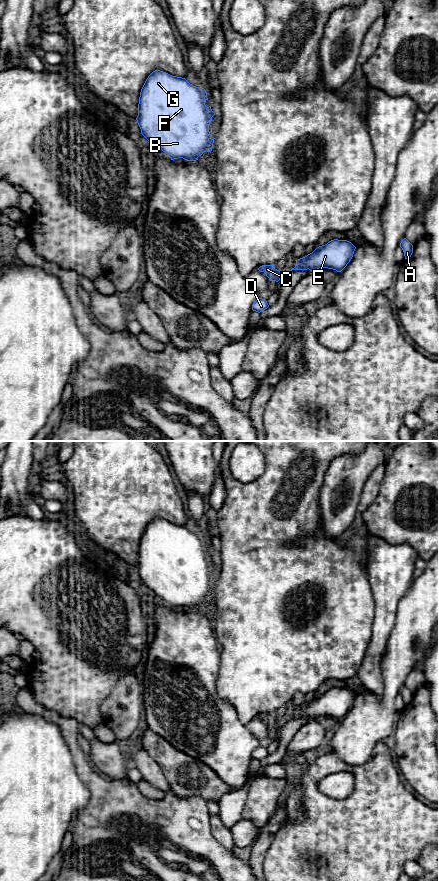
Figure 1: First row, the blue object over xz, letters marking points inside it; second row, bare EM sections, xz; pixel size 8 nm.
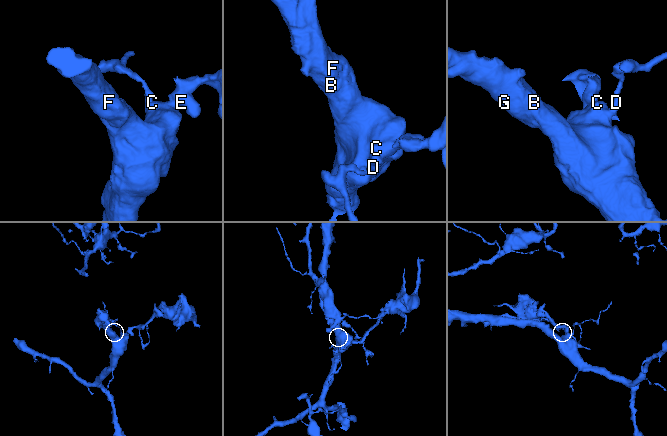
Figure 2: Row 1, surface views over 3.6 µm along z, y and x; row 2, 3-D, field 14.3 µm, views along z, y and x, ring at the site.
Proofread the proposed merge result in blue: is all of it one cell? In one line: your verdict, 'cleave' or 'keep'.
keep

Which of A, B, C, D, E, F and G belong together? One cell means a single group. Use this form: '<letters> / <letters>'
A B C D E F G

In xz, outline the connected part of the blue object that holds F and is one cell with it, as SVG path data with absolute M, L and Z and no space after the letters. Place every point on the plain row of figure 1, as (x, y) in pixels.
M160 518L153 519L146 527L139 545L136 568L141 577L141 582L153 594L165 600L171 608L183 606L187 609L196 609L204 600L211 600L214 591L209 580L209 573L215 561L211 554L205 553L206 548L208 546L204 536L193 534L182 525L172 524Z

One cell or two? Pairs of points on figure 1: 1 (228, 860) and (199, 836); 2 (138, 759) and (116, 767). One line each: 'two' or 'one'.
1: one
2: two

